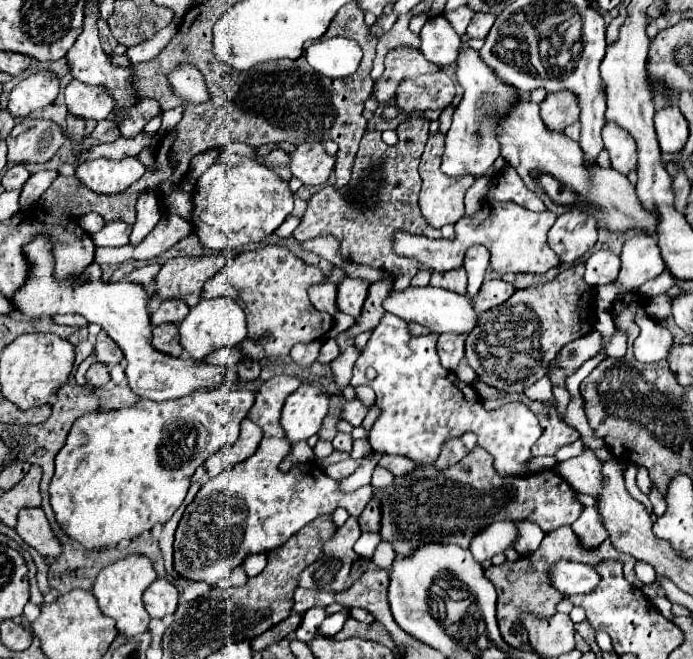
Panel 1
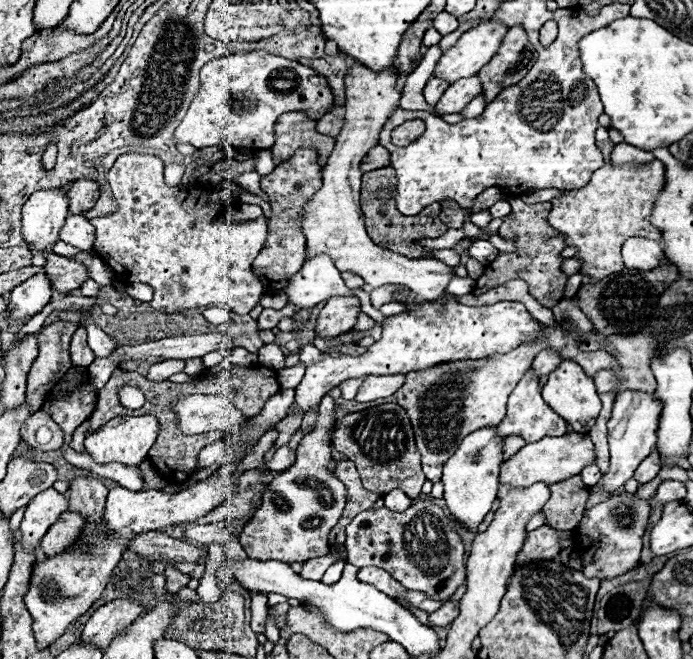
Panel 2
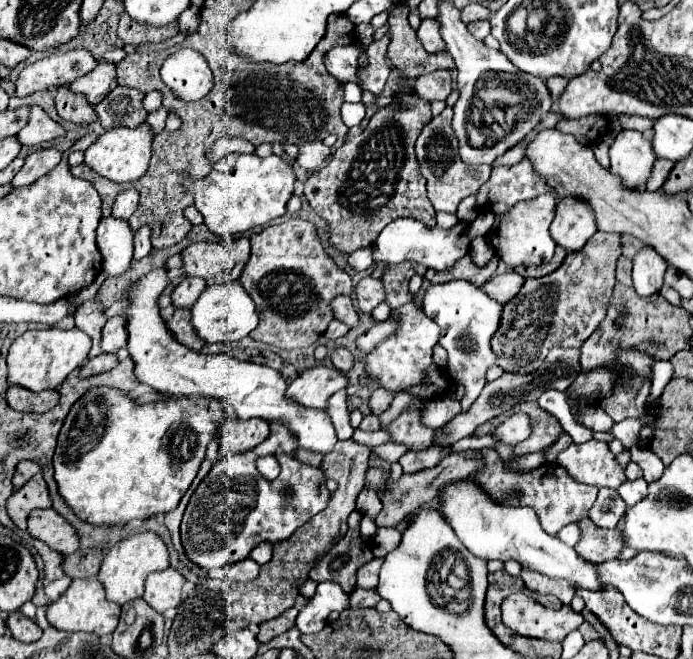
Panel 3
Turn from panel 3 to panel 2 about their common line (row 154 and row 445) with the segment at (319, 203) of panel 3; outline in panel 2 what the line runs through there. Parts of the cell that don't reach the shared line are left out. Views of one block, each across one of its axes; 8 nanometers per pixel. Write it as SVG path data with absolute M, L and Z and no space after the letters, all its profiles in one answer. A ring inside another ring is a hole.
M392 402L346 414L342 426L338 428L338 436L340 440L332 440L332 446L356 464L366 490L386 496L388 492L400 488L408 498L418 498L426 478L420 466L420 452L414 444L410 418L404 408Z

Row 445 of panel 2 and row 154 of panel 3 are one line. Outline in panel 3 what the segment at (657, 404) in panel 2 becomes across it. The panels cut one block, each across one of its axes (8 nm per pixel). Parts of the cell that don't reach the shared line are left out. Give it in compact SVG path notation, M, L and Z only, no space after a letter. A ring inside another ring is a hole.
M622 130L614 144L610 146L610 172L620 176L622 184L628 186L630 190L636 190L638 186L646 184L650 174L652 174L652 168L654 168L654 162L656 162L656 154L652 150L652 144L650 140L642 134L642 132L636 132L636 130Z

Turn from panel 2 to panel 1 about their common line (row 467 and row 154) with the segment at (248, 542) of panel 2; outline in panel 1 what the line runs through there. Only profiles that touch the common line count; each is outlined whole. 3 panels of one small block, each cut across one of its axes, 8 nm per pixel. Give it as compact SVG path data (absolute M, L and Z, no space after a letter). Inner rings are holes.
M302 142L292 152L292 174L308 186L322 186L332 174L336 158L332 158L320 142Z

